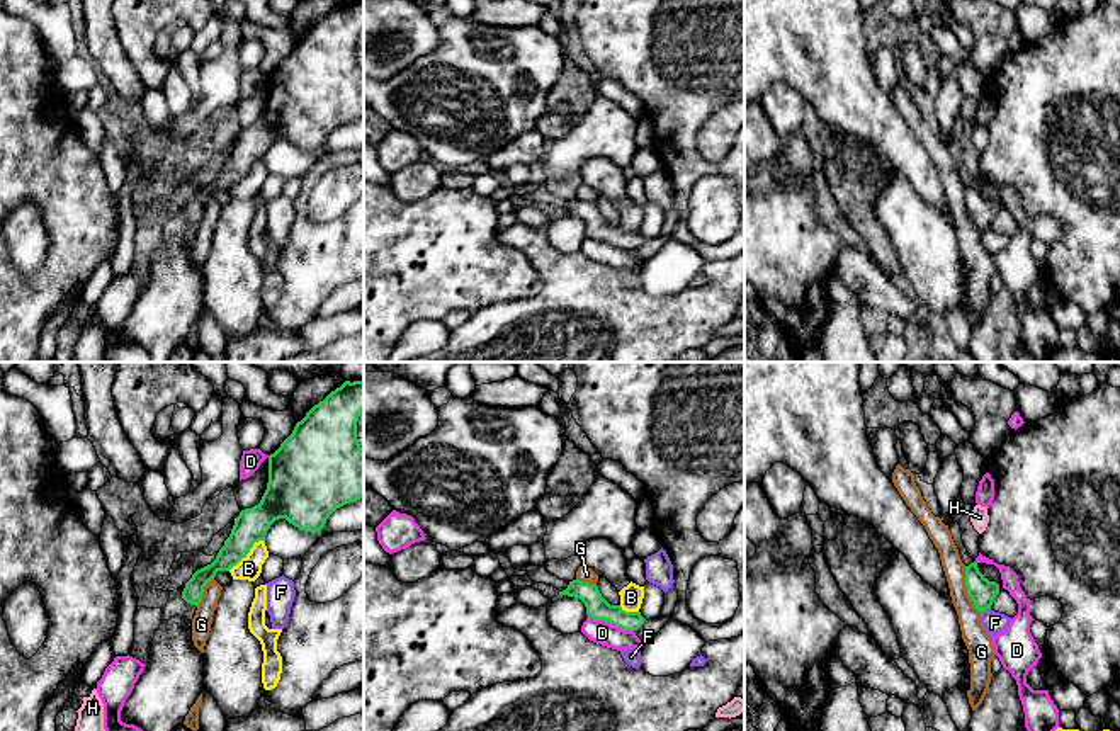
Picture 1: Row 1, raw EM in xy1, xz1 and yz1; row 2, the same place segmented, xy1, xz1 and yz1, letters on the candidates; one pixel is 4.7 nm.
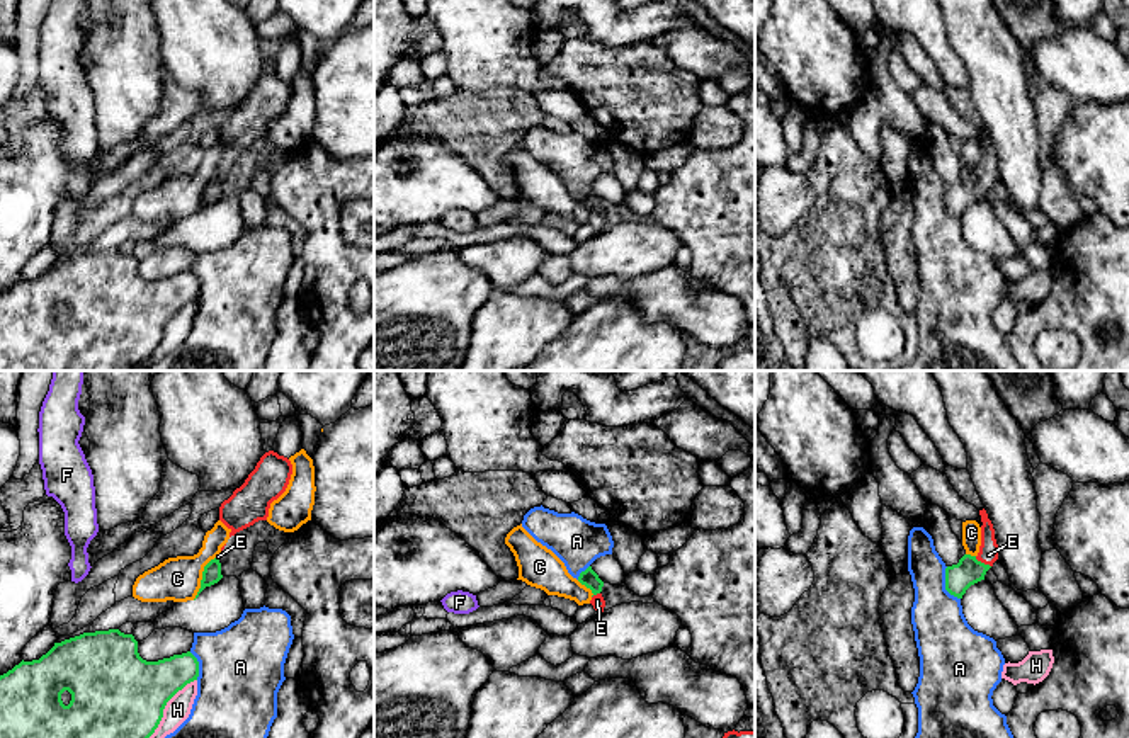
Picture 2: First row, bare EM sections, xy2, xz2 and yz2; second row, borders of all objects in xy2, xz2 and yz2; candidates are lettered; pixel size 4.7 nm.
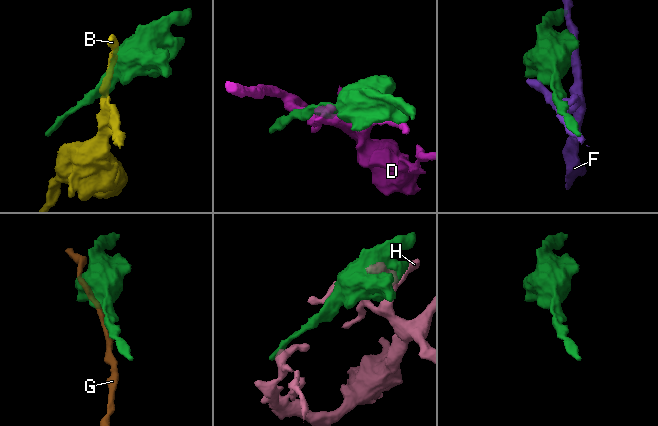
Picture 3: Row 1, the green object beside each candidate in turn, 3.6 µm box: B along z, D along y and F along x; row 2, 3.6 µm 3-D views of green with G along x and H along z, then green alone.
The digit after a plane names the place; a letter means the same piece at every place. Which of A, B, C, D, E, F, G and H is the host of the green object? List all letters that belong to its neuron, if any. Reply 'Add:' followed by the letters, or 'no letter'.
Add: E

